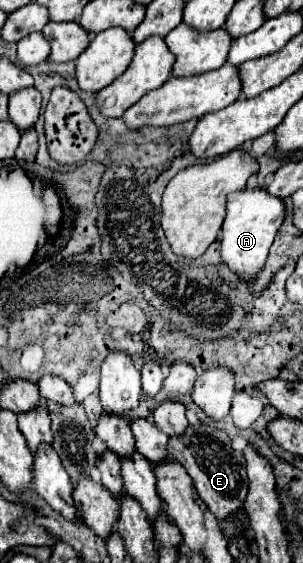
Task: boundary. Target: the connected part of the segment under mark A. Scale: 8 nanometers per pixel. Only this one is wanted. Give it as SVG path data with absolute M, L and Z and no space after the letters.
M244 187L232 195L228 195L226 203L226 219L222 225L222 261L246 283L254 281L260 273L268 247L272 245L276 231L284 221L286 209L280 197L274 197L266 191L266 187Z

